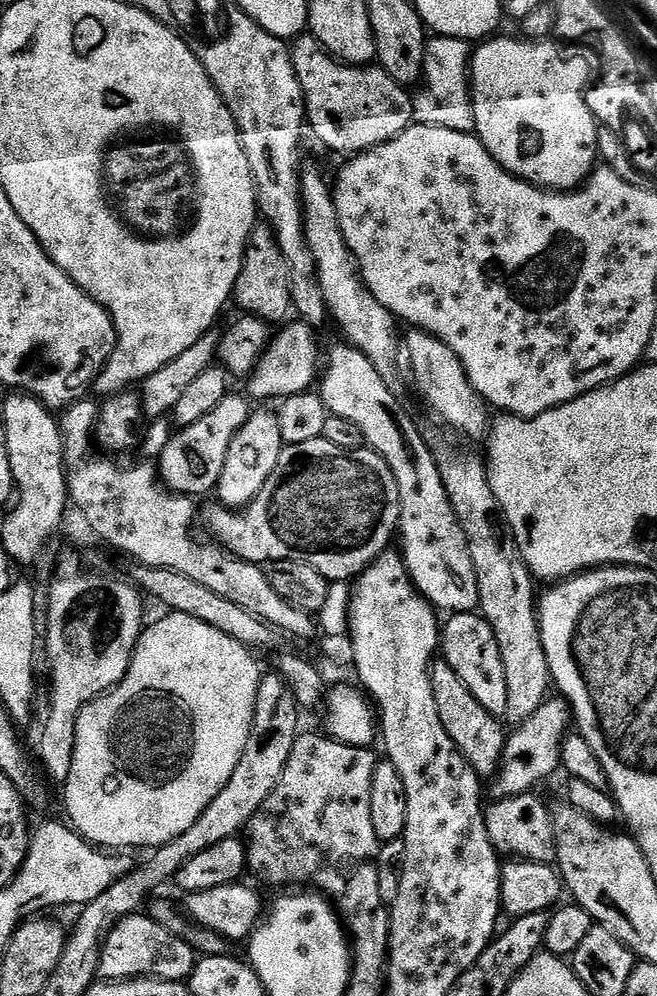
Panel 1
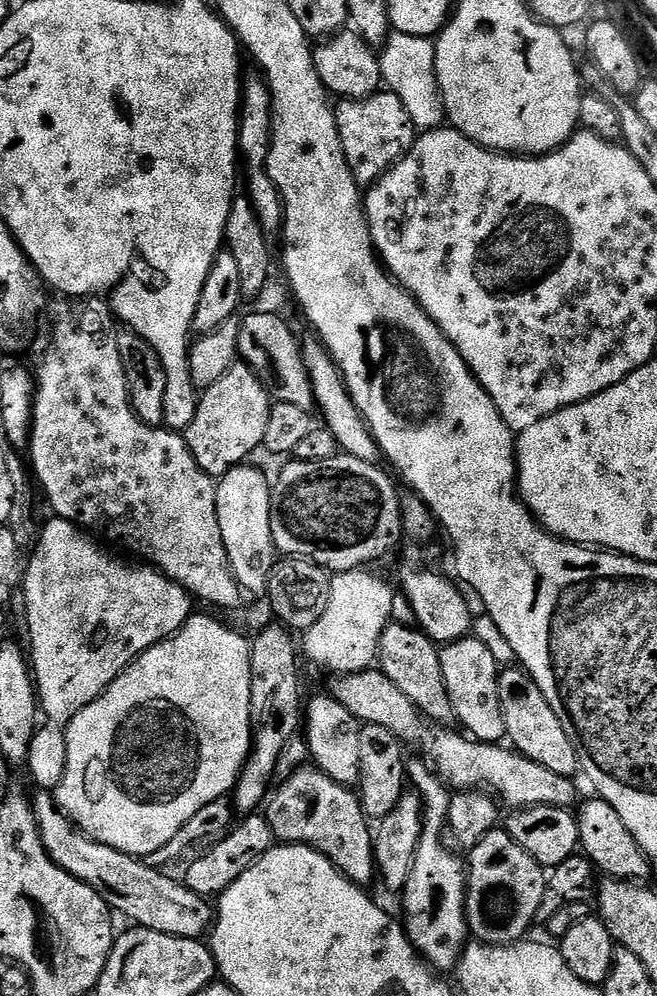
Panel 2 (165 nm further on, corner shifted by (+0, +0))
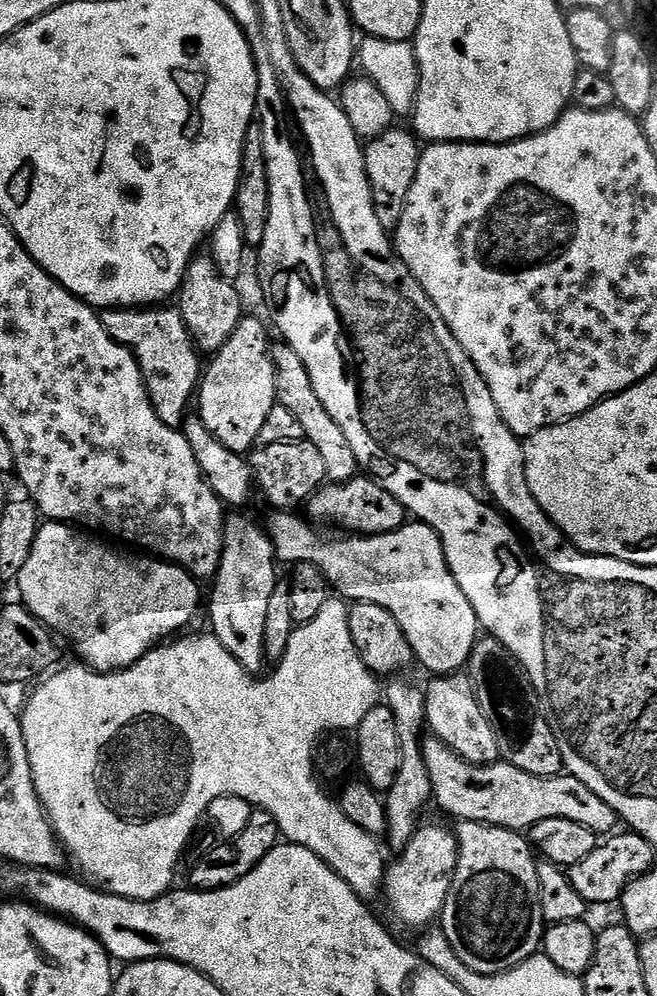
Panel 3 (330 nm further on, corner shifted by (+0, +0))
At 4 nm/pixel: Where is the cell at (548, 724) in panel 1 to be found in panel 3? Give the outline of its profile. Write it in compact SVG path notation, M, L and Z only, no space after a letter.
M426 824L417 827L403 852L395 857L396 861L387 865L382 889L383 895L388 895L389 910L406 927L419 930L427 929L439 921L460 853L456 833L451 827L439 828L436 824Z

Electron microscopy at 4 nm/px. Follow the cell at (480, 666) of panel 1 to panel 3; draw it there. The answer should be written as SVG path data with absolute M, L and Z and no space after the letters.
M449 674L436 676L426 684L424 701L426 702L426 724L431 735L436 736L450 750L454 750L466 762L471 764L494 764L501 759L500 743L494 734L494 726L490 726L486 714L482 714L482 706L478 706L476 687L472 685L472 677L467 674Z

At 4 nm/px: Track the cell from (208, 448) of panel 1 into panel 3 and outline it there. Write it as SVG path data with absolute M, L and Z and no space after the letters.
M245 315L238 330L230 334L230 342L222 346L207 361L200 377L198 389L198 415L210 430L215 443L241 454L248 454L257 447L256 439L266 423L270 410L277 404L276 367L272 361L273 341L268 340L269 325Z

